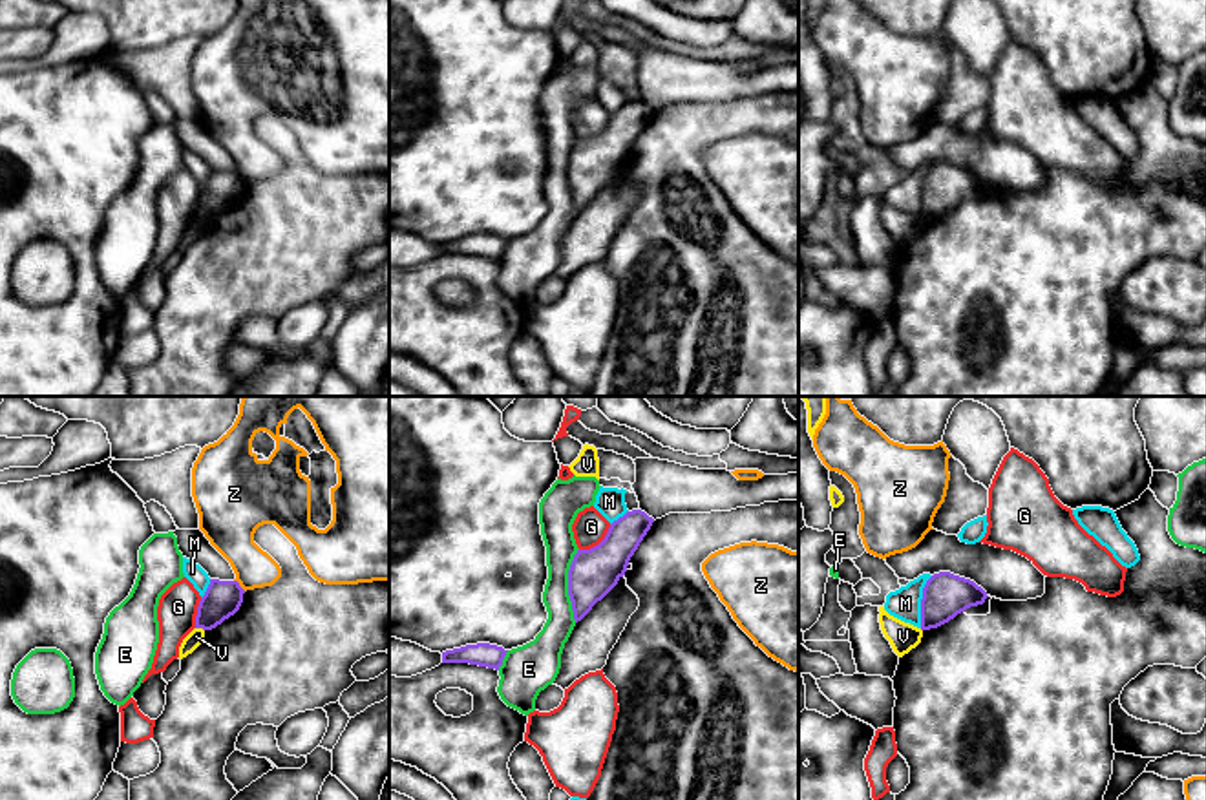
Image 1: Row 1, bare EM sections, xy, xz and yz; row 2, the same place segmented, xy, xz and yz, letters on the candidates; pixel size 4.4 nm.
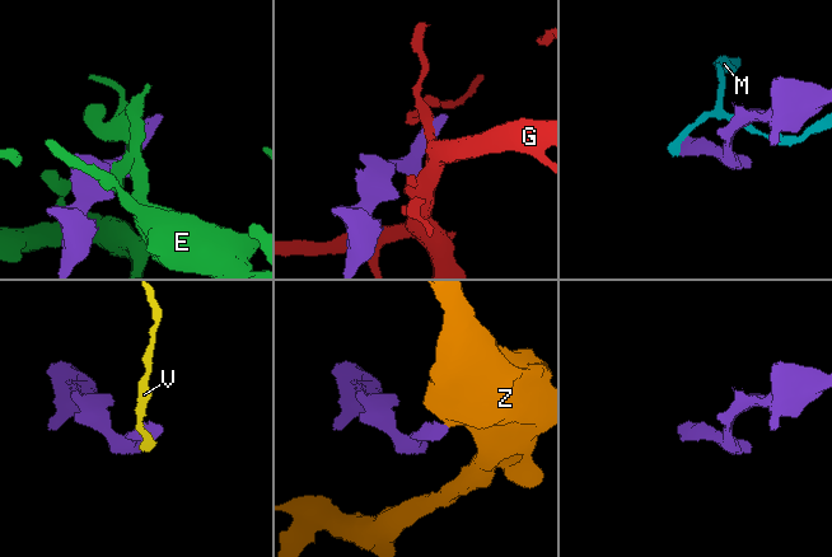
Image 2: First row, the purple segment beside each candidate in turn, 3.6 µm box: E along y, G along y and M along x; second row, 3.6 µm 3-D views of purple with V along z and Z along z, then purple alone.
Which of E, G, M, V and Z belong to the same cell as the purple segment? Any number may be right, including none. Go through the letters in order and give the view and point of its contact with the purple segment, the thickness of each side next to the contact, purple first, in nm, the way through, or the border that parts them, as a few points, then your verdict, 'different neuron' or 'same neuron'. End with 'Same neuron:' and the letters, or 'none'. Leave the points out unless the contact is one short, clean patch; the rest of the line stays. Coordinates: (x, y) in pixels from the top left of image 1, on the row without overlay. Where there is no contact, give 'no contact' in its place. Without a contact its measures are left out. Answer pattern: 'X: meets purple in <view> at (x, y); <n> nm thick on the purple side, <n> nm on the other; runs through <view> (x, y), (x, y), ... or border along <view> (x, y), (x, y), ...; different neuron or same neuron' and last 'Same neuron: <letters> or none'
E: meets purple in xz at (569, 176); 220 nm thick on the purple side, 140 nm on the other; different neuron
G: meets purple in xz at (600, 134); 220 nm thick on the purple side, 150 nm on the other; different neuron
M: meets purple in yz at (921, 192); 200 nm thick on the purple side, 140 nm on the other; border along yz (932, 167), (923, 179), (920, 218); different neuron
V: meets purple in xy at (200, 218); 160 nm thick on the purple side, 70 nm on the other; border along xy (196, 218), (203, 221); different neuron
Z: meets purple in xy at (238, 176); 160 nm thick on the purple side, 220 nm on the other; border along xy (234, 170), (245, 181); different neuron
Same neuron: none

